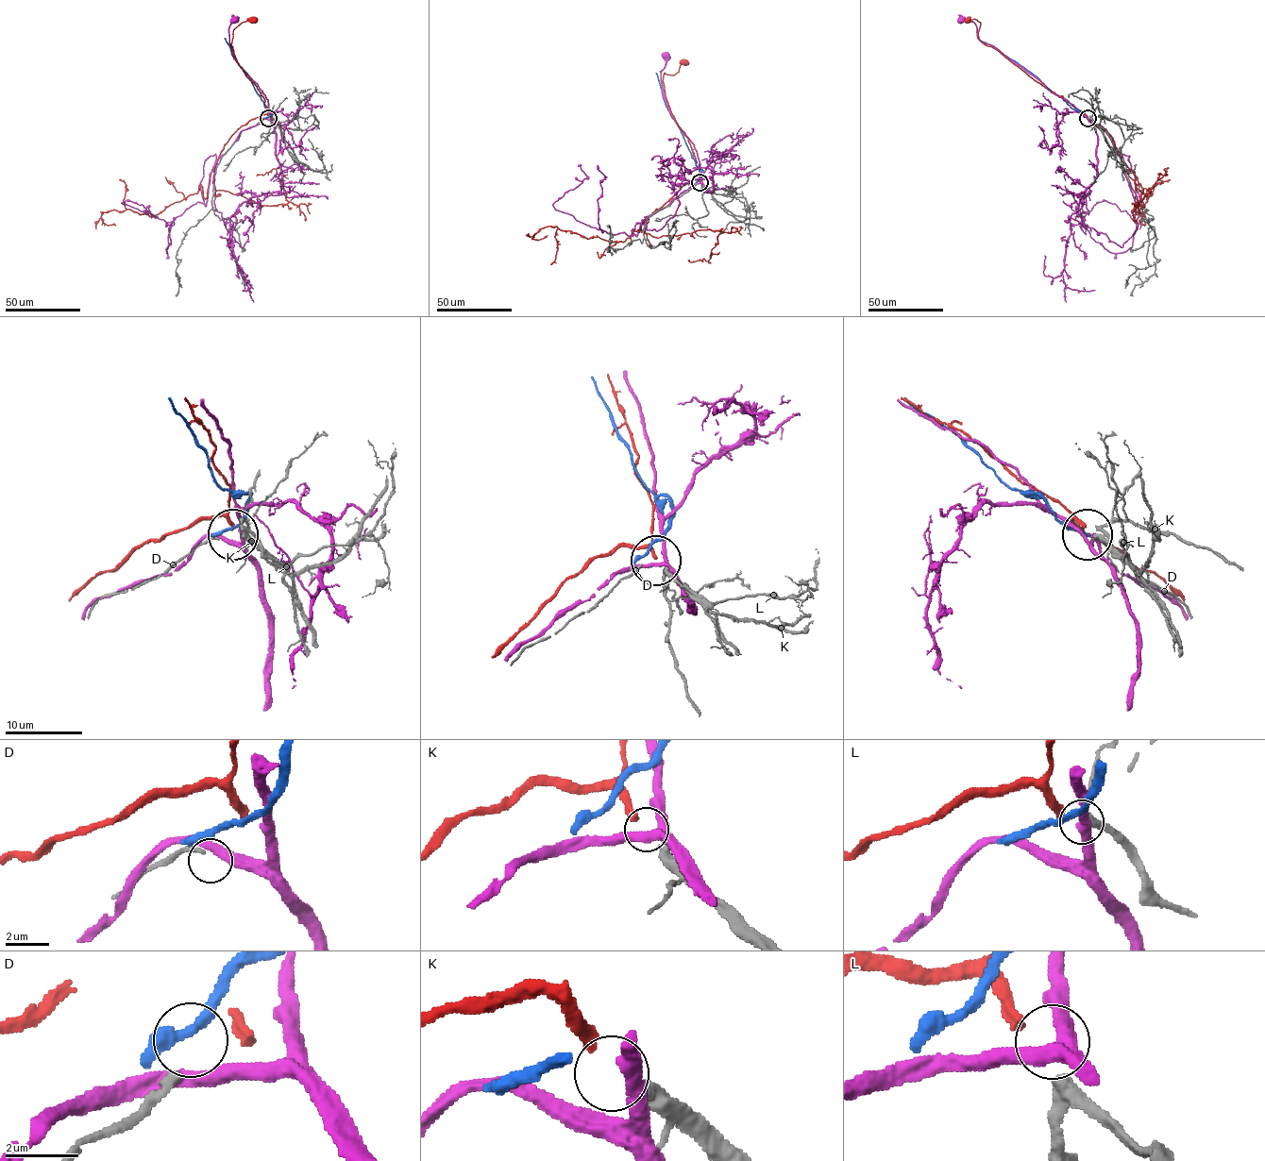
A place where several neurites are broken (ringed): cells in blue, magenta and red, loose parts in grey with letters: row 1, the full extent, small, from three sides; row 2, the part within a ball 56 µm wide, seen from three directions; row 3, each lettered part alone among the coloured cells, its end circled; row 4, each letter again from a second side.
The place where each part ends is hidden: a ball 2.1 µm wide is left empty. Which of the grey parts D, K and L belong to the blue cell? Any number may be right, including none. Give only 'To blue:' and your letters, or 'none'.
To blue: none

